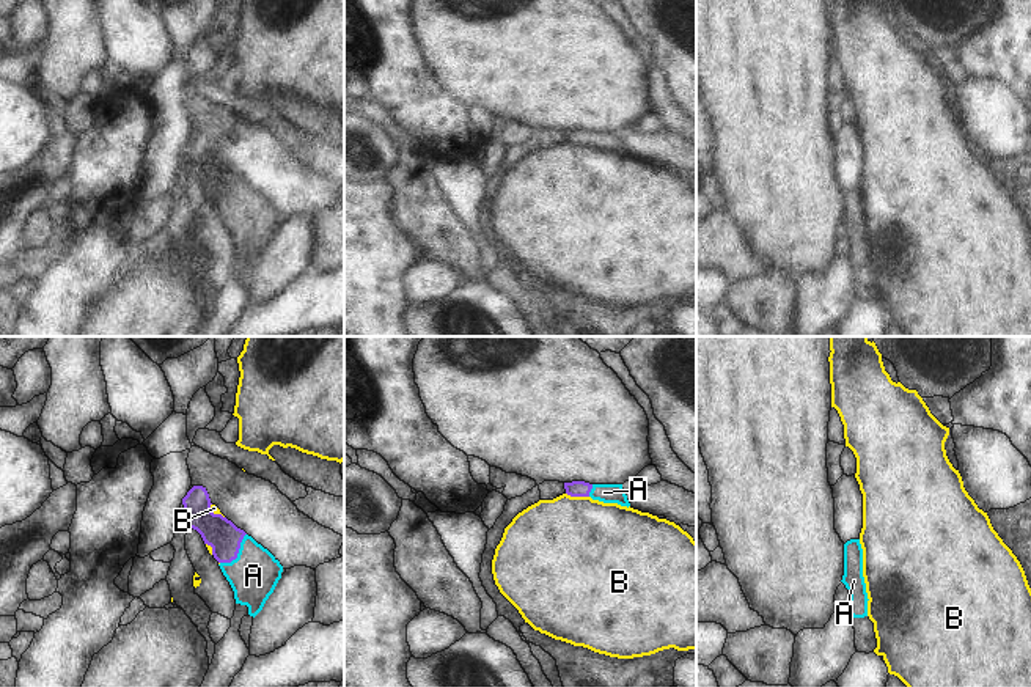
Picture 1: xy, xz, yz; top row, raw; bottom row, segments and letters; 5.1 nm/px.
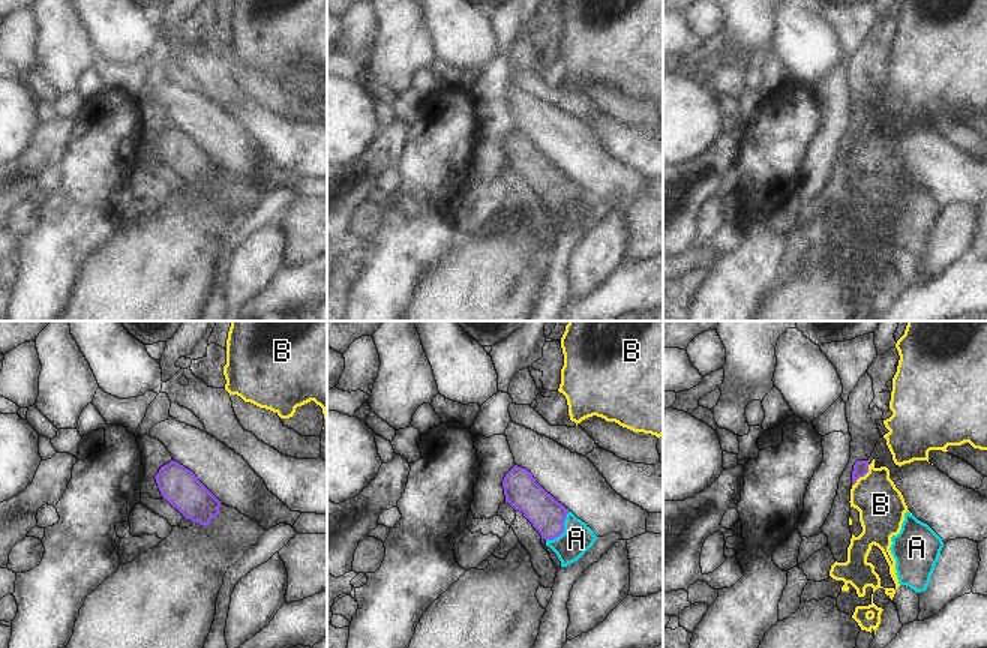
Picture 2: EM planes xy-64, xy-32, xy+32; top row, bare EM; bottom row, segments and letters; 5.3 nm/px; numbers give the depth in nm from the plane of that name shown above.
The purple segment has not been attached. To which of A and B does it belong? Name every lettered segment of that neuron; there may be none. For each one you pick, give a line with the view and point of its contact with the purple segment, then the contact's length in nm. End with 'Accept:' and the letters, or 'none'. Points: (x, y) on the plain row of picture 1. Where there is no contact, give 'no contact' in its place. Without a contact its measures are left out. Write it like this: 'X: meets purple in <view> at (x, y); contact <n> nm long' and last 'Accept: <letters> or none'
A: meets purple in xy at (238, 200); contact 200 nm long
Accept: A

